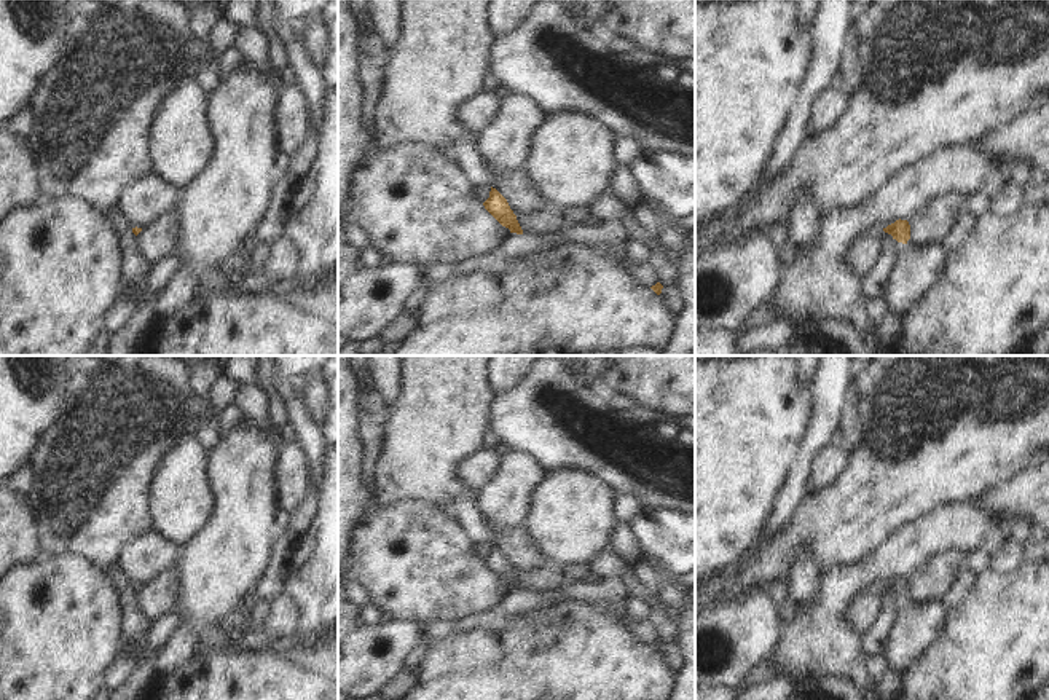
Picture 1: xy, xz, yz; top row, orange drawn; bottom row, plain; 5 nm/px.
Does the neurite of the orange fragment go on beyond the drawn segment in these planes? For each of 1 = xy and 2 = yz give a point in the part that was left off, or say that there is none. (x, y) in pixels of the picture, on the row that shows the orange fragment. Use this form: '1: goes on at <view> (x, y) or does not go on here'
1: does not go on here
2: does not go on here

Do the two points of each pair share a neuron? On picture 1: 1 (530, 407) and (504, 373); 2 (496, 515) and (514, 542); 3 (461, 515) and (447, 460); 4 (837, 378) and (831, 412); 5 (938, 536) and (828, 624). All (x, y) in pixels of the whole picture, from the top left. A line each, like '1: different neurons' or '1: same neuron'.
1: different neurons
2: different neurons
3: different neurons
4: same neuron
5: same neuron

